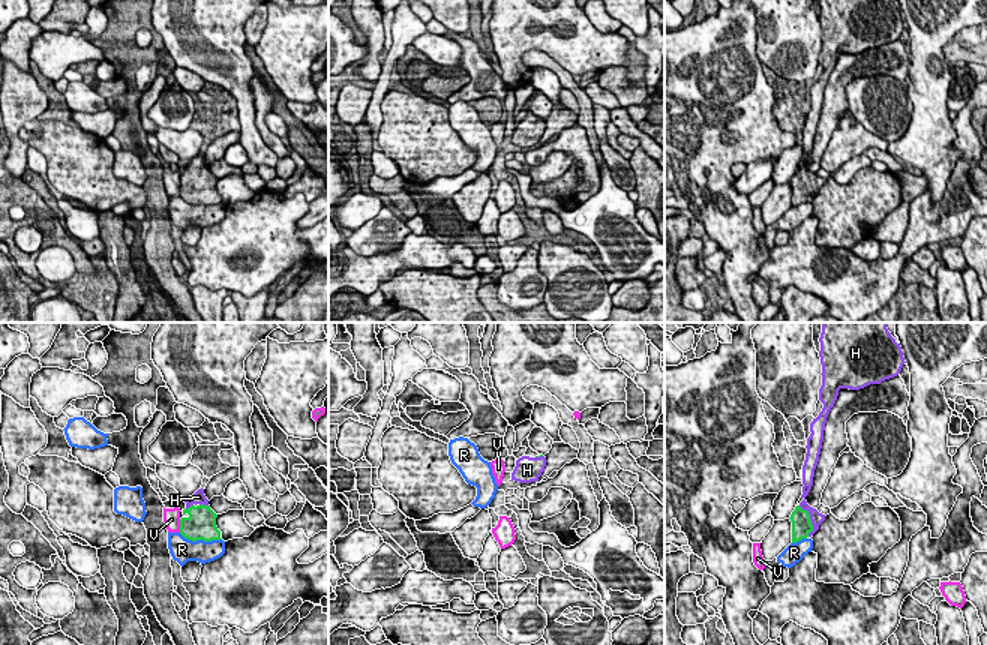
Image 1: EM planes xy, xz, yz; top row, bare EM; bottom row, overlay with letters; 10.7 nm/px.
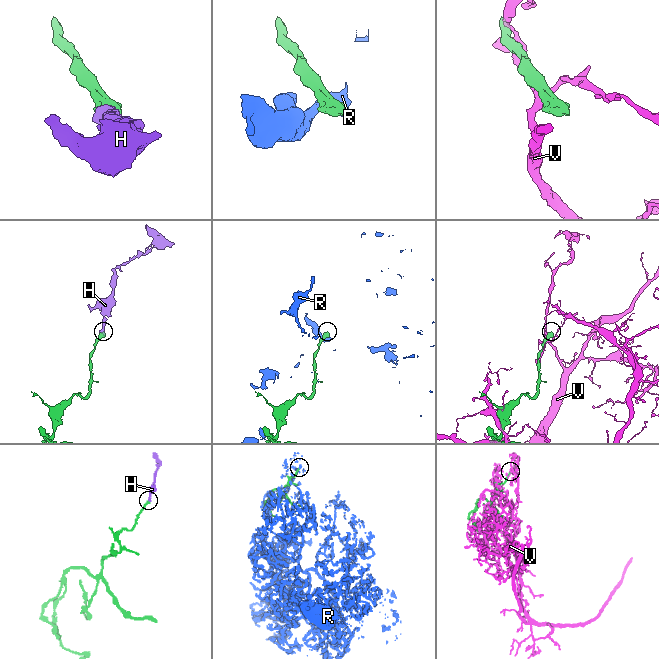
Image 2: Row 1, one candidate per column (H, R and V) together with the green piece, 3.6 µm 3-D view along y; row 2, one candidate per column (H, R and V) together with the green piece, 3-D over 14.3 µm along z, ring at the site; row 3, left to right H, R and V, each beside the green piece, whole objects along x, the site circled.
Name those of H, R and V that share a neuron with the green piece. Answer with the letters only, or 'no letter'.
H

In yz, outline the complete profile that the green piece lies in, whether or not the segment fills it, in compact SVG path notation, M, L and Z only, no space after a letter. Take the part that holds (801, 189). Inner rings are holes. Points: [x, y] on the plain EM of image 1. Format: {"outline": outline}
{"outline": "M820 0L822 50L819 64L822 75L810 87L807 117L802 129L802 165L790 178L792 207L812 201L825 178L806 165L819 124L826 81L834 70L838 54L860 54L870 48L880 48L900 38L904 26L900 8L892 0Z"}

